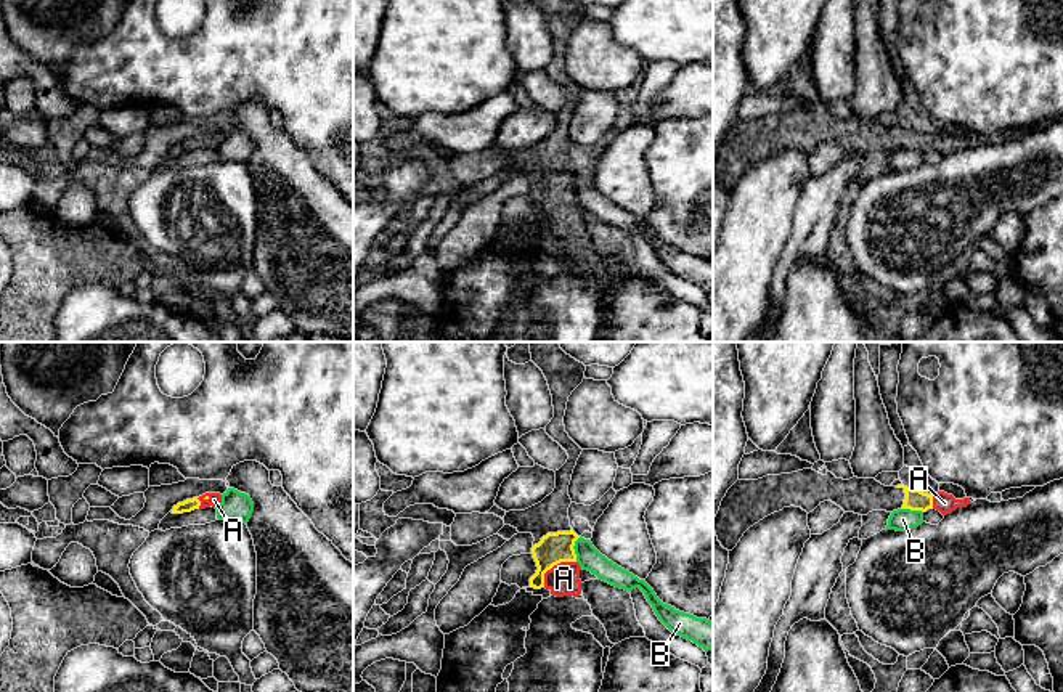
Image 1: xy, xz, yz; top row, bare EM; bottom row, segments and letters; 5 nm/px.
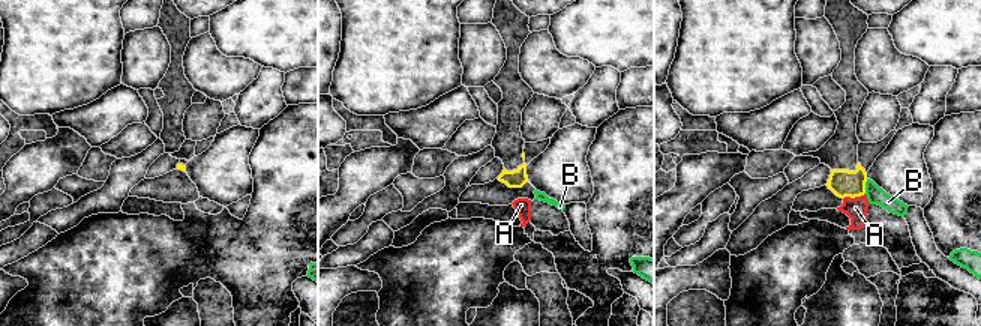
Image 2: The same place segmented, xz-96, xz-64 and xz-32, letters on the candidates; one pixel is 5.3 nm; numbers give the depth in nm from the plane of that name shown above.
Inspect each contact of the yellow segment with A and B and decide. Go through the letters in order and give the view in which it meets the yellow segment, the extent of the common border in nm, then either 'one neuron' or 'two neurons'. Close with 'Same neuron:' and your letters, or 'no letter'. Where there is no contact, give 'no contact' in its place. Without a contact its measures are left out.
A: contact in xz; length 220 nm; one neuron
B: contact in xz; length 130 nm; two neurons
Same neuron: A

